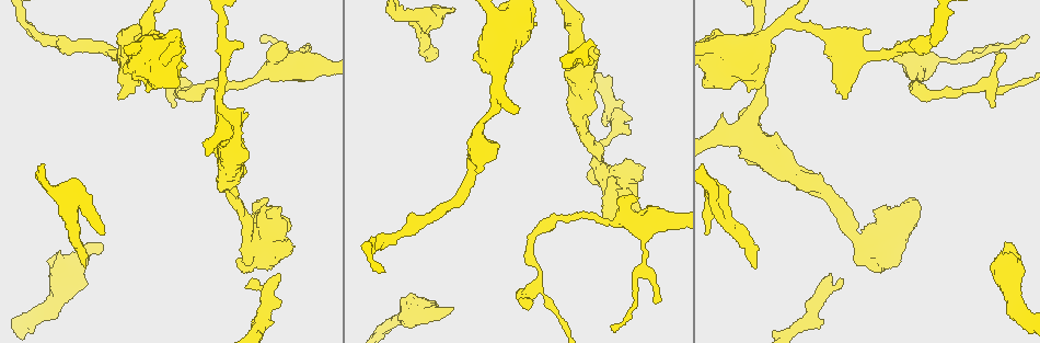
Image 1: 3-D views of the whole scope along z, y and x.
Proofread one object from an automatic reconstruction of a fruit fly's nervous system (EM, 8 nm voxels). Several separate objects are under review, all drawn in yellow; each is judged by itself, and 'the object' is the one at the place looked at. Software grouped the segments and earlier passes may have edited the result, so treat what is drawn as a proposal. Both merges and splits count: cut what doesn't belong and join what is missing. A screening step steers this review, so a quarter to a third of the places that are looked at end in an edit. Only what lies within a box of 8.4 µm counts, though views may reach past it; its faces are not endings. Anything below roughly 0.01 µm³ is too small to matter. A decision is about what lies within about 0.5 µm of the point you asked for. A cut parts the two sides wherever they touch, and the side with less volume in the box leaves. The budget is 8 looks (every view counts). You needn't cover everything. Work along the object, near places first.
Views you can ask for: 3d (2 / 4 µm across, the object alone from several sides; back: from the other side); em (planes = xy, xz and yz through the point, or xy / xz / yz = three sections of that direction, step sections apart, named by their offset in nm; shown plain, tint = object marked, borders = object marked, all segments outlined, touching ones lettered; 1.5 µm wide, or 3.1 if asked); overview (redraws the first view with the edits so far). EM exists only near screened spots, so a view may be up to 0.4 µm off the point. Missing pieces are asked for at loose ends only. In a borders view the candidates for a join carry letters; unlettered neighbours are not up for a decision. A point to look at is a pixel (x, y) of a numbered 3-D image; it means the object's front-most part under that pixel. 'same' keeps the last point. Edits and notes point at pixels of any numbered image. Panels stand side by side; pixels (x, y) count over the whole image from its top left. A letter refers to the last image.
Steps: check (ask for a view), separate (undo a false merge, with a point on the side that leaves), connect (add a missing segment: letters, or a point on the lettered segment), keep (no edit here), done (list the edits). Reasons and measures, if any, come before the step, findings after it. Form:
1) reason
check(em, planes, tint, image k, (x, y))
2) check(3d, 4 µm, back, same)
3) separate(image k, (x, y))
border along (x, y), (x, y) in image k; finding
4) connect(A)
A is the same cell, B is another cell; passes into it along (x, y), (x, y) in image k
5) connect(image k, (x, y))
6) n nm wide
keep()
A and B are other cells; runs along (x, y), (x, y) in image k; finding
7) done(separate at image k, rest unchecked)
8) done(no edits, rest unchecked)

check(3d, 4 µm, back, image 1, (1024, 39))

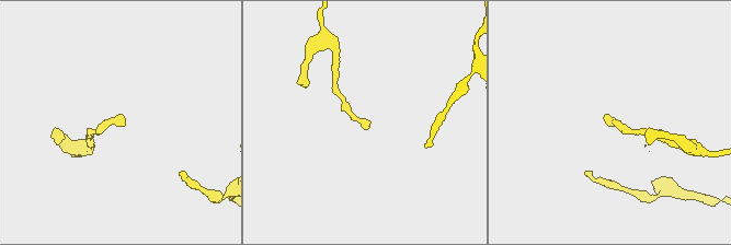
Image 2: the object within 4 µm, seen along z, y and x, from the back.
check(em, planes, plain, image 2, (612, 119))

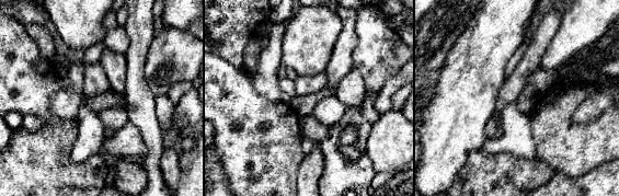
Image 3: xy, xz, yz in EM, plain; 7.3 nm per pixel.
check(em, planes, borders, same)

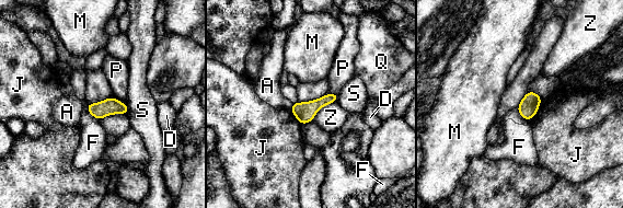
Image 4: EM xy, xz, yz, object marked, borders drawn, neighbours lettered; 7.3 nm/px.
keep()
A, D, F, J, M, P, Q, S and Z are other cells; border along (336, 101), (323, 105), (312, 119) in image 4; no lettered segment goes on from it

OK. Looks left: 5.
branch stops here
check(em, planes, borders, image 1, (530, 305))

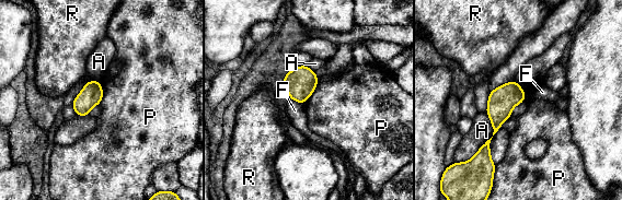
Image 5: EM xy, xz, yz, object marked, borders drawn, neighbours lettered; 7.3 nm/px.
keep()
A, F, P and R are other cells; border along (98, 81), (102, 89), (101, 103) in image 5; none of them fits

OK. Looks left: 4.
thin neck
check(3d, 2 µm, image 1, (232, 81))

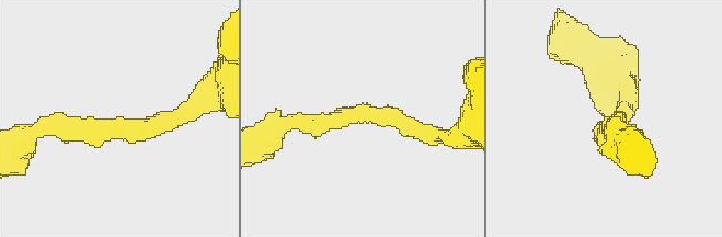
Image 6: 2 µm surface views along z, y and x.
check(em, planes, borders, image 6, (118, 124))

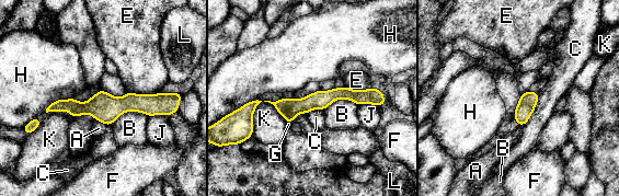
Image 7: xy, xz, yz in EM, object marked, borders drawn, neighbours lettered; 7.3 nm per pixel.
100 nm wide
keep()
A, B, C, E, F, G, H, J, K and L are other cells; runs along (178, 95), (168, 103), (67, 104) in image 7; all the same neuron

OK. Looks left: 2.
free end
check(3d, 4 µm, image 1, (276, 276))

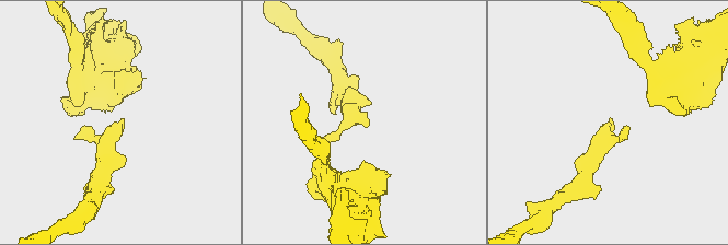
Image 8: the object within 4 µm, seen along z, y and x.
now the EM
check(em, yz, step 8, borders, image 8, (610, 118))

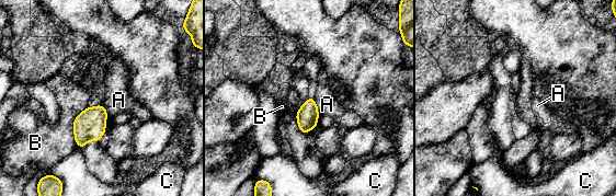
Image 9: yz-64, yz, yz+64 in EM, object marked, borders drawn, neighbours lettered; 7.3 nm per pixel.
B touches over 300 nm
keep()
A, B and C are other cells; no lettered segment goes on from it

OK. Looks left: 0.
done(no edits, rest unchecked)

